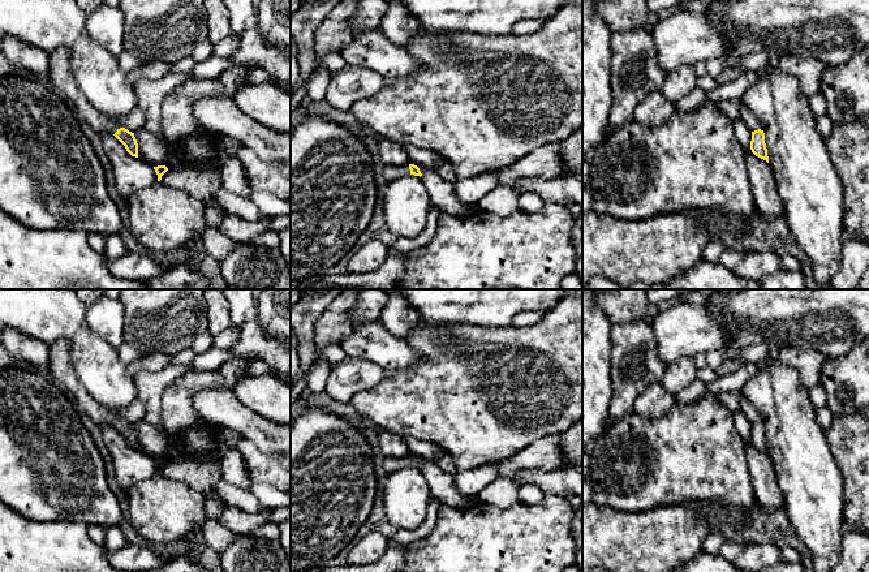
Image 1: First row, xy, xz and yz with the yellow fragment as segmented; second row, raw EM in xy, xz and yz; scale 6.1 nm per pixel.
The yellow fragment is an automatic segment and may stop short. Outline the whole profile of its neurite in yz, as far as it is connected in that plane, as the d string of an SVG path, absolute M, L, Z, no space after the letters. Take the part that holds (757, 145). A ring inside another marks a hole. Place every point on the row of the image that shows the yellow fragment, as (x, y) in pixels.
M758 129L758 130L752 132L750 150L756 156L769 163L763 130Z

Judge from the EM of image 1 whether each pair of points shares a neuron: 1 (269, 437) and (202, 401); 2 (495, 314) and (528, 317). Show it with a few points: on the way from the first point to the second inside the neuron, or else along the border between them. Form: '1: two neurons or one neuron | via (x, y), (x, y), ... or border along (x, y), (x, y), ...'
1: one neuron | via (252, 426), (219, 407)
2: two neurons | border along (542, 312), (521, 312), (511, 323)

